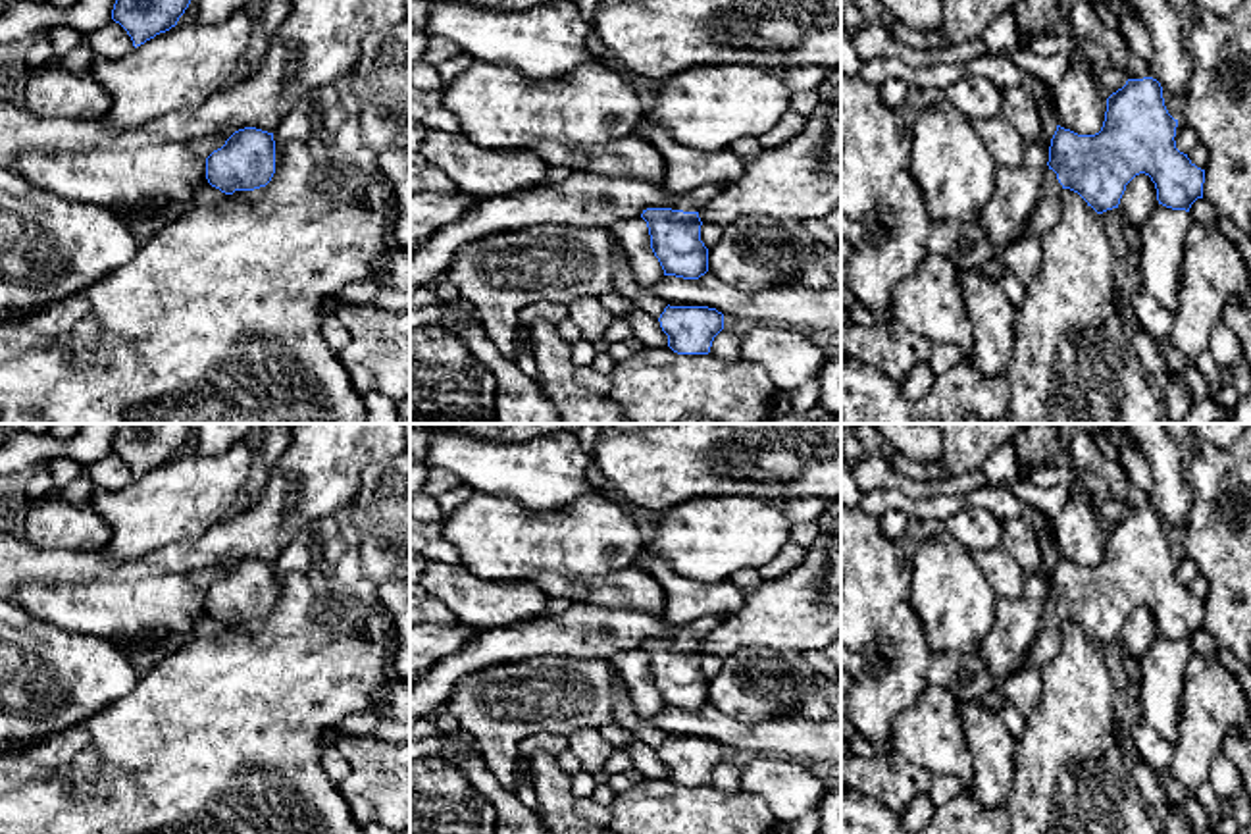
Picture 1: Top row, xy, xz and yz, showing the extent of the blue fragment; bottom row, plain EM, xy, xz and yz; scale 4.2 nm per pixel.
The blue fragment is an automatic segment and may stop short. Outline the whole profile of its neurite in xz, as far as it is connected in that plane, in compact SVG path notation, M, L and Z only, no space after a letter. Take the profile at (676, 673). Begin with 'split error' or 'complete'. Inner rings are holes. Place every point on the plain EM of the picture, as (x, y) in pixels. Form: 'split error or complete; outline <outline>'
split error; outline M704 616L693 624L674 626L666 639L643 641L641 649L649 659L651 680L664 707L699 711L708 703L708 680L701 672L699 641L722 620L722 616Z

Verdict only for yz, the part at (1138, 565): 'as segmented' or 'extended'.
extended

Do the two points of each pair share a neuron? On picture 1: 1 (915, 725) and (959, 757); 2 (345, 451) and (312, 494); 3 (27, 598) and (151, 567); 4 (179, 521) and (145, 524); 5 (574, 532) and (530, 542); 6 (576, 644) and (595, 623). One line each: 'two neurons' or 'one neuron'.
1: one neuron
2: one neuron
3: two neurons
4: one neuron
5: one neuron
6: one neuron

